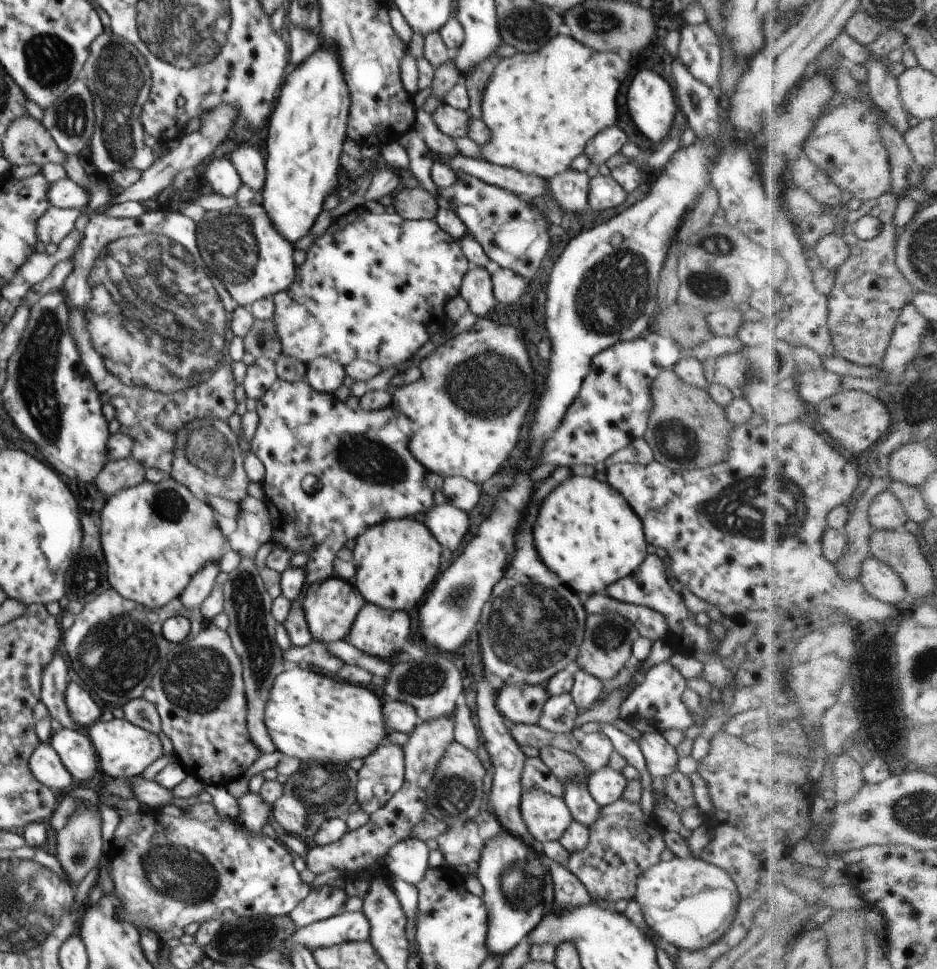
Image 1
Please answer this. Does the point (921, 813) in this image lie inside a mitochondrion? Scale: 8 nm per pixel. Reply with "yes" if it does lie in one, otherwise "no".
yes

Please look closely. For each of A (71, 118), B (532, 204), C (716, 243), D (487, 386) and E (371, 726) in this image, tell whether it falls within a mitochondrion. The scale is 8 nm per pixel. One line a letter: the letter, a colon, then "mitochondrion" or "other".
A: mitochondrion
B: other
C: mitochondrion
D: mitochondrion
E: other

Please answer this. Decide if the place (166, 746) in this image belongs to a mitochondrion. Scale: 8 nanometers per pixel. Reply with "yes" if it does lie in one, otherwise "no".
no

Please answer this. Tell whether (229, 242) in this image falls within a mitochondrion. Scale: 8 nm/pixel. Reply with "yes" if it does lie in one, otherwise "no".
yes

